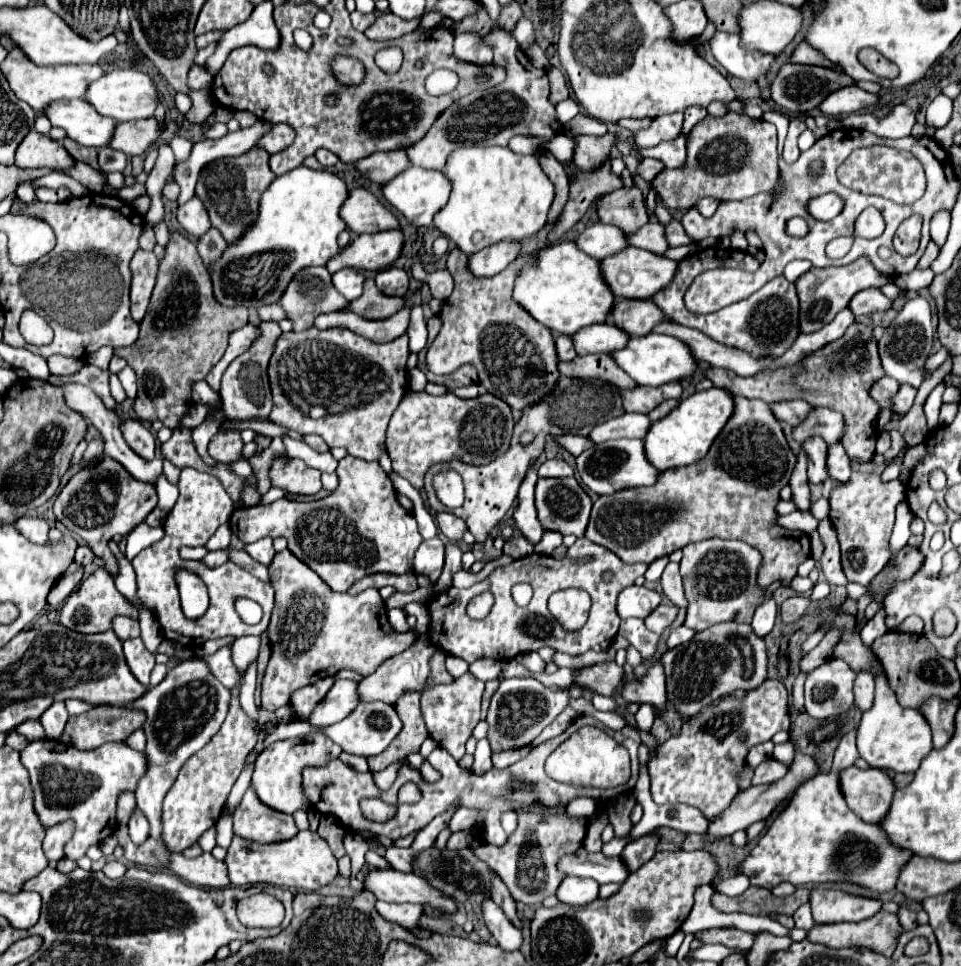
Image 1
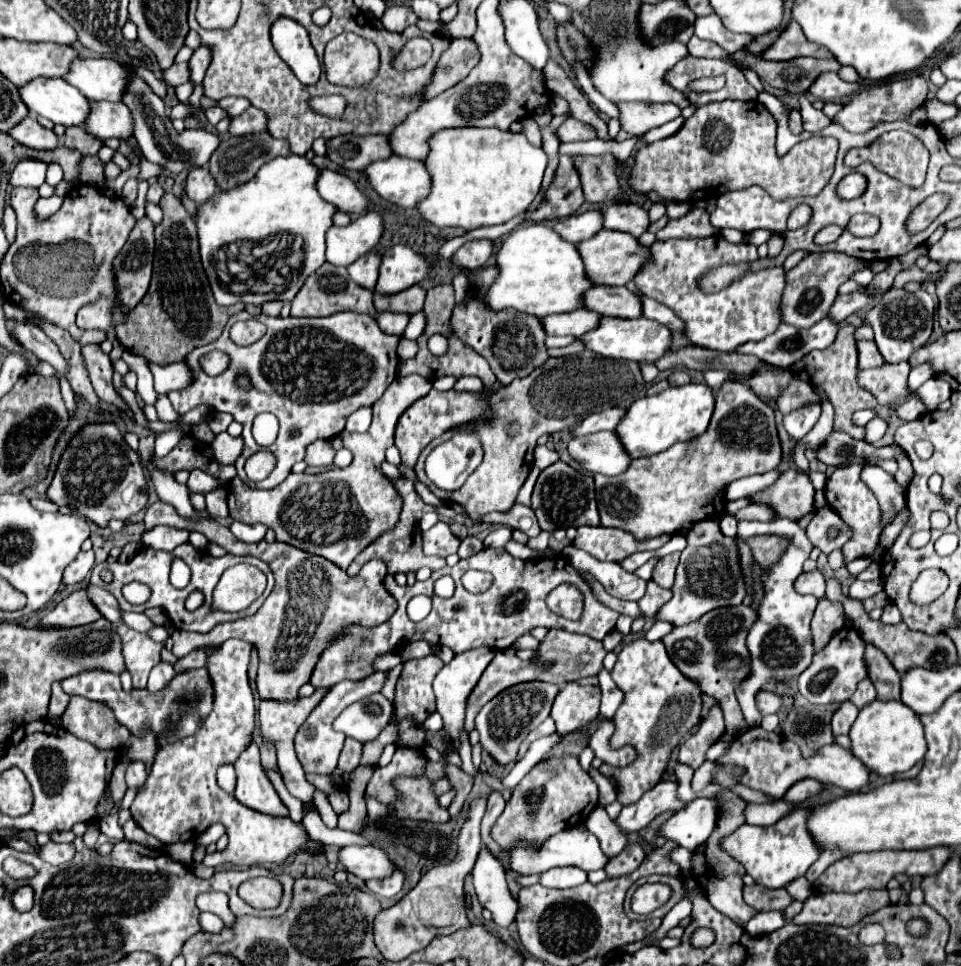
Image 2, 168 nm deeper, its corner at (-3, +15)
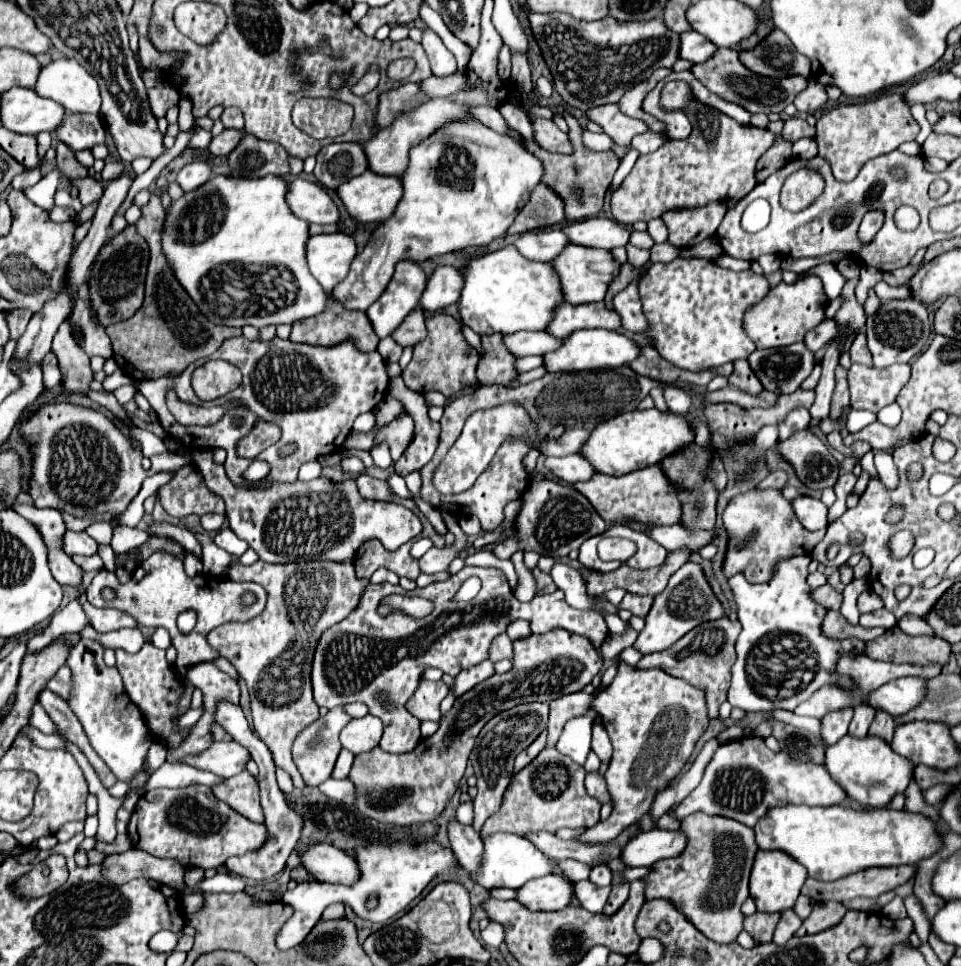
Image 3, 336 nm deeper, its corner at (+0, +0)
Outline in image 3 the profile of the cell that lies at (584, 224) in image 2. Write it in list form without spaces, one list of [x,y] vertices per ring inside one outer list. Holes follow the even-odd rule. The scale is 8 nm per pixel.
[[[547,230],[547,232],[525,232],[521,234],[513,246],[521,256],[527,260],[537,260],[537,262],[551,262],[561,248],[565,248],[569,242],[565,240],[565,234],[559,230]]]

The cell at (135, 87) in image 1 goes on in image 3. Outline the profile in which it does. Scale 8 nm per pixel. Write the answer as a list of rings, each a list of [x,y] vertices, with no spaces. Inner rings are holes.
[[[71,58],[51,60],[41,68],[35,92],[43,98],[55,100],[67,112],[99,114],[101,94],[93,76]]]

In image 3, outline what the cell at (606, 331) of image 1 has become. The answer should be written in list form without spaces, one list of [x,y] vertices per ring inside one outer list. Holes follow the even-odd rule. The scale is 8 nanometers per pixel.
[[[517,332],[517,334],[507,334],[503,344],[515,358],[523,358],[533,354],[543,356],[545,352],[553,352],[553,348],[561,346],[561,340],[549,336],[547,332]]]

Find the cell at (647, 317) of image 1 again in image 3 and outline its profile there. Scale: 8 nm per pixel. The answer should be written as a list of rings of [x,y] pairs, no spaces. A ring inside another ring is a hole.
[[[561,302],[555,312],[551,322],[547,324],[545,332],[557,338],[569,336],[569,332],[581,330],[581,328],[605,328],[605,330],[619,330],[621,328],[621,318],[617,312],[609,312],[603,302],[593,302],[593,304],[579,304],[571,306]]]

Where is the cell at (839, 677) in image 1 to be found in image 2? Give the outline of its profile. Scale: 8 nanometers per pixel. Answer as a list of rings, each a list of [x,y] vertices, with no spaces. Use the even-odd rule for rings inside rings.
[[[854,627],[840,629],[830,643],[814,655],[810,667],[798,677],[798,691],[816,705],[826,705],[826,703],[844,703],[852,697],[856,691],[858,681],[866,677],[866,665],[864,665],[864,641],[856,633]]]

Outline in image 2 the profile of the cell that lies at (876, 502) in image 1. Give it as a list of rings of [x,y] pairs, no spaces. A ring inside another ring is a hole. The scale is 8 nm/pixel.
[[[850,463],[850,465],[842,465],[836,467],[834,473],[828,477],[828,483],[824,487],[824,495],[828,505],[840,515],[840,519],[852,529],[852,537],[844,543],[842,553],[846,563],[860,559],[860,557],[870,557],[876,563],[882,561],[882,547],[880,547],[880,535],[884,531],[884,523],[882,523],[882,509],[878,499],[874,497],[874,493],[870,491],[870,487],[860,479],[864,469],[864,463]]]

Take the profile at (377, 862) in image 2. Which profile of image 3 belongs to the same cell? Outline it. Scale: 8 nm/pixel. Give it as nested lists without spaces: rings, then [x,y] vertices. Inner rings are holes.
[[[311,844],[299,858],[301,866],[319,882],[353,884],[359,876],[353,856],[331,844]]]

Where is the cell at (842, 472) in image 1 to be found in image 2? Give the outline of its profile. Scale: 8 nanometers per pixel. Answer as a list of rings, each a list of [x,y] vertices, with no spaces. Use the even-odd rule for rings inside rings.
[[[824,397],[824,405],[822,405],[822,417],[818,419],[818,423],[814,425],[812,433],[808,433],[808,437],[804,437],[804,443],[812,449],[820,449],[826,445],[828,437],[834,433],[834,407],[830,405],[830,401],[826,401]]]

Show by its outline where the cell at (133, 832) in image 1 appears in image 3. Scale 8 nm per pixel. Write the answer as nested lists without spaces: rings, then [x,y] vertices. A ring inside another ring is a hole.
[[[79,640],[73,644],[67,656],[67,666],[71,668],[73,680],[69,696],[71,710],[79,716],[93,750],[105,760],[117,780],[129,782],[143,764],[143,758],[151,746],[151,736],[137,704],[125,690],[119,670],[105,664],[103,646],[97,640]]]

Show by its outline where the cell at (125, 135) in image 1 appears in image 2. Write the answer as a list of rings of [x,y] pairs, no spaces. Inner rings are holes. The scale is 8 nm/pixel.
[[[92,101],[92,117],[88,117],[88,133],[100,137],[102,141],[116,137],[128,139],[134,133],[134,119],[130,109],[124,103],[110,101]]]

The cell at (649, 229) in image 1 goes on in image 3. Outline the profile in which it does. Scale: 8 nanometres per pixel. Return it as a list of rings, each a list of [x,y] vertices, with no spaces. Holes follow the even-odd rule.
[[[585,218],[579,222],[571,222],[561,228],[571,244],[589,246],[589,248],[617,248],[627,246],[629,230],[615,220],[609,218]]]

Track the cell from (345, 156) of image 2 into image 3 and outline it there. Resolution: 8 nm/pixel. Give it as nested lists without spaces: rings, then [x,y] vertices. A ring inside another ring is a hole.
[[[329,144],[317,154],[317,166],[313,170],[317,182],[335,190],[347,178],[353,178],[367,170],[367,160],[361,144]]]

